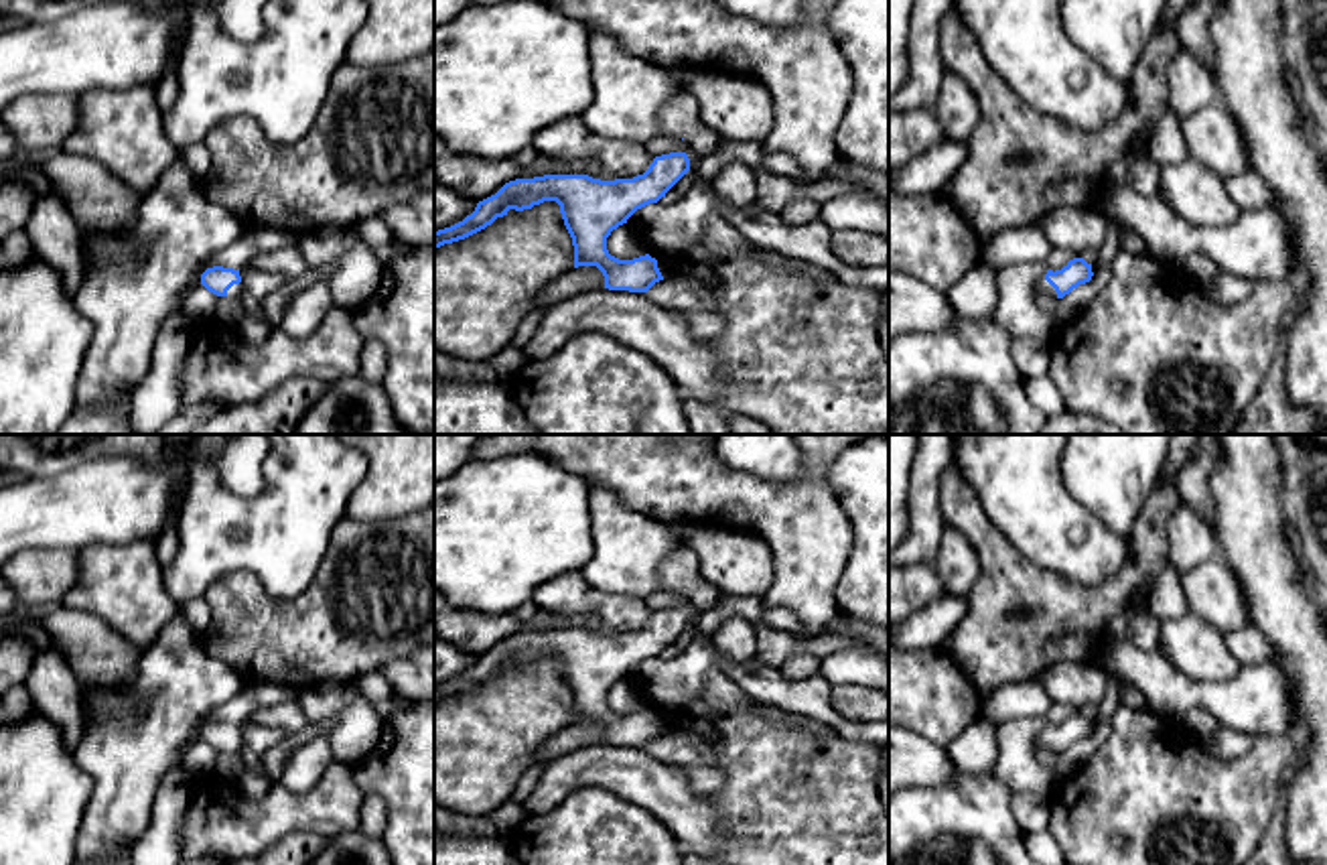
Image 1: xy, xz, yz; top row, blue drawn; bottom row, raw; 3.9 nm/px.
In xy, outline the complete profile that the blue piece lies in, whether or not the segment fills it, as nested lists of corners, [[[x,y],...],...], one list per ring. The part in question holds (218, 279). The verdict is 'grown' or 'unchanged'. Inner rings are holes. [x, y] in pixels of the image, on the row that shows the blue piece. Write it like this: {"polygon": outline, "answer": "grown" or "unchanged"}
{"polygon": [[[223,266],[207,268],[201,274],[201,284],[217,296],[241,298],[243,294],[239,270],[233,268]]], "answer": "grown"}

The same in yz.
{"polygon": [[[1073,258],[1061,270],[1047,270],[1047,274],[1037,284],[1037,294],[1063,298],[1079,284],[1090,282],[1092,276],[1092,264],[1088,264],[1084,258]]], "answer": "grown"}

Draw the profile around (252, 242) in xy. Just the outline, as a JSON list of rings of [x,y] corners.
[[[246,227],[243,234],[233,244],[213,254],[203,266],[199,266],[193,272],[189,284],[183,290],[183,296],[193,292],[197,286],[201,286],[201,274],[207,268],[223,266],[223,268],[243,270],[262,252],[278,250],[290,244],[292,240],[294,240],[292,234],[276,227]]]

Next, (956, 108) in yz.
[[[948,69],[939,83],[933,110],[946,138],[952,142],[966,142],[970,132],[978,126],[980,106],[974,93]]]

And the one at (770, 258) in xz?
[[[757,248],[755,250],[757,258],[771,266],[771,268],[787,268],[787,270],[799,270],[804,274],[812,274],[818,282],[824,280],[824,268],[816,266],[816,264],[808,264],[804,260],[793,260],[793,258],[787,258],[787,256],[781,256],[781,254],[775,254],[775,252],[767,252],[767,250],[761,250]]]

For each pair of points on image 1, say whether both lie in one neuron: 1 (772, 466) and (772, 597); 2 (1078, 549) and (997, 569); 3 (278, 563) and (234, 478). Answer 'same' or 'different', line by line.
1: different
2: different
3: different

